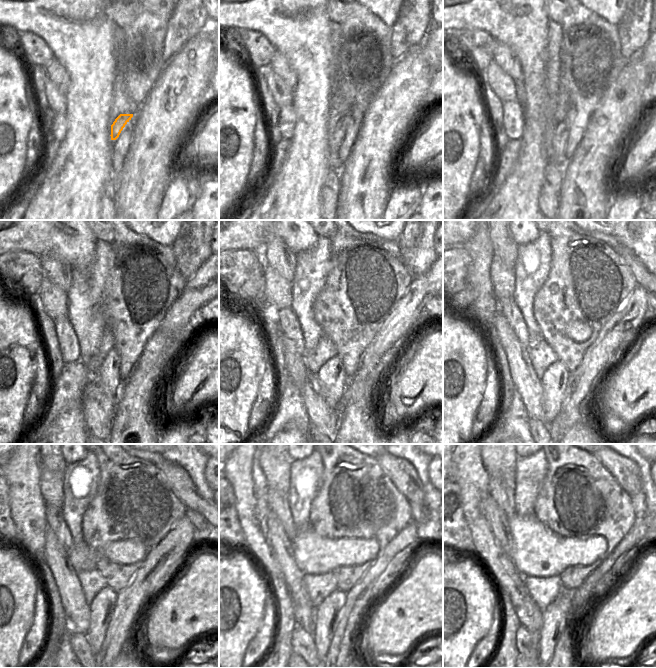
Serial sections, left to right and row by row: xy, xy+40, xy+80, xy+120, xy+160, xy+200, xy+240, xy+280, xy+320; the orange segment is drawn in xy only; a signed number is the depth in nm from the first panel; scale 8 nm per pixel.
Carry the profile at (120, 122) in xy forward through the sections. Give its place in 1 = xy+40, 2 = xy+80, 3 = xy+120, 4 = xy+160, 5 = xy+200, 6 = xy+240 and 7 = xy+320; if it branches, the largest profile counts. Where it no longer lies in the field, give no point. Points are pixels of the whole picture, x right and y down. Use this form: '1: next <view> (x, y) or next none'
1: next xy+40 (335, 140)
2: next xy+80 (558, 145)
3: next xy+120 (108, 374)
4: next xy+160 (332, 377)
5: next xy+200 (554, 381)
6: next xy+240 (102, 608)
7: next xy+320 (555, 622)

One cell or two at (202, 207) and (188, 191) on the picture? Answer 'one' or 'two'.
two

